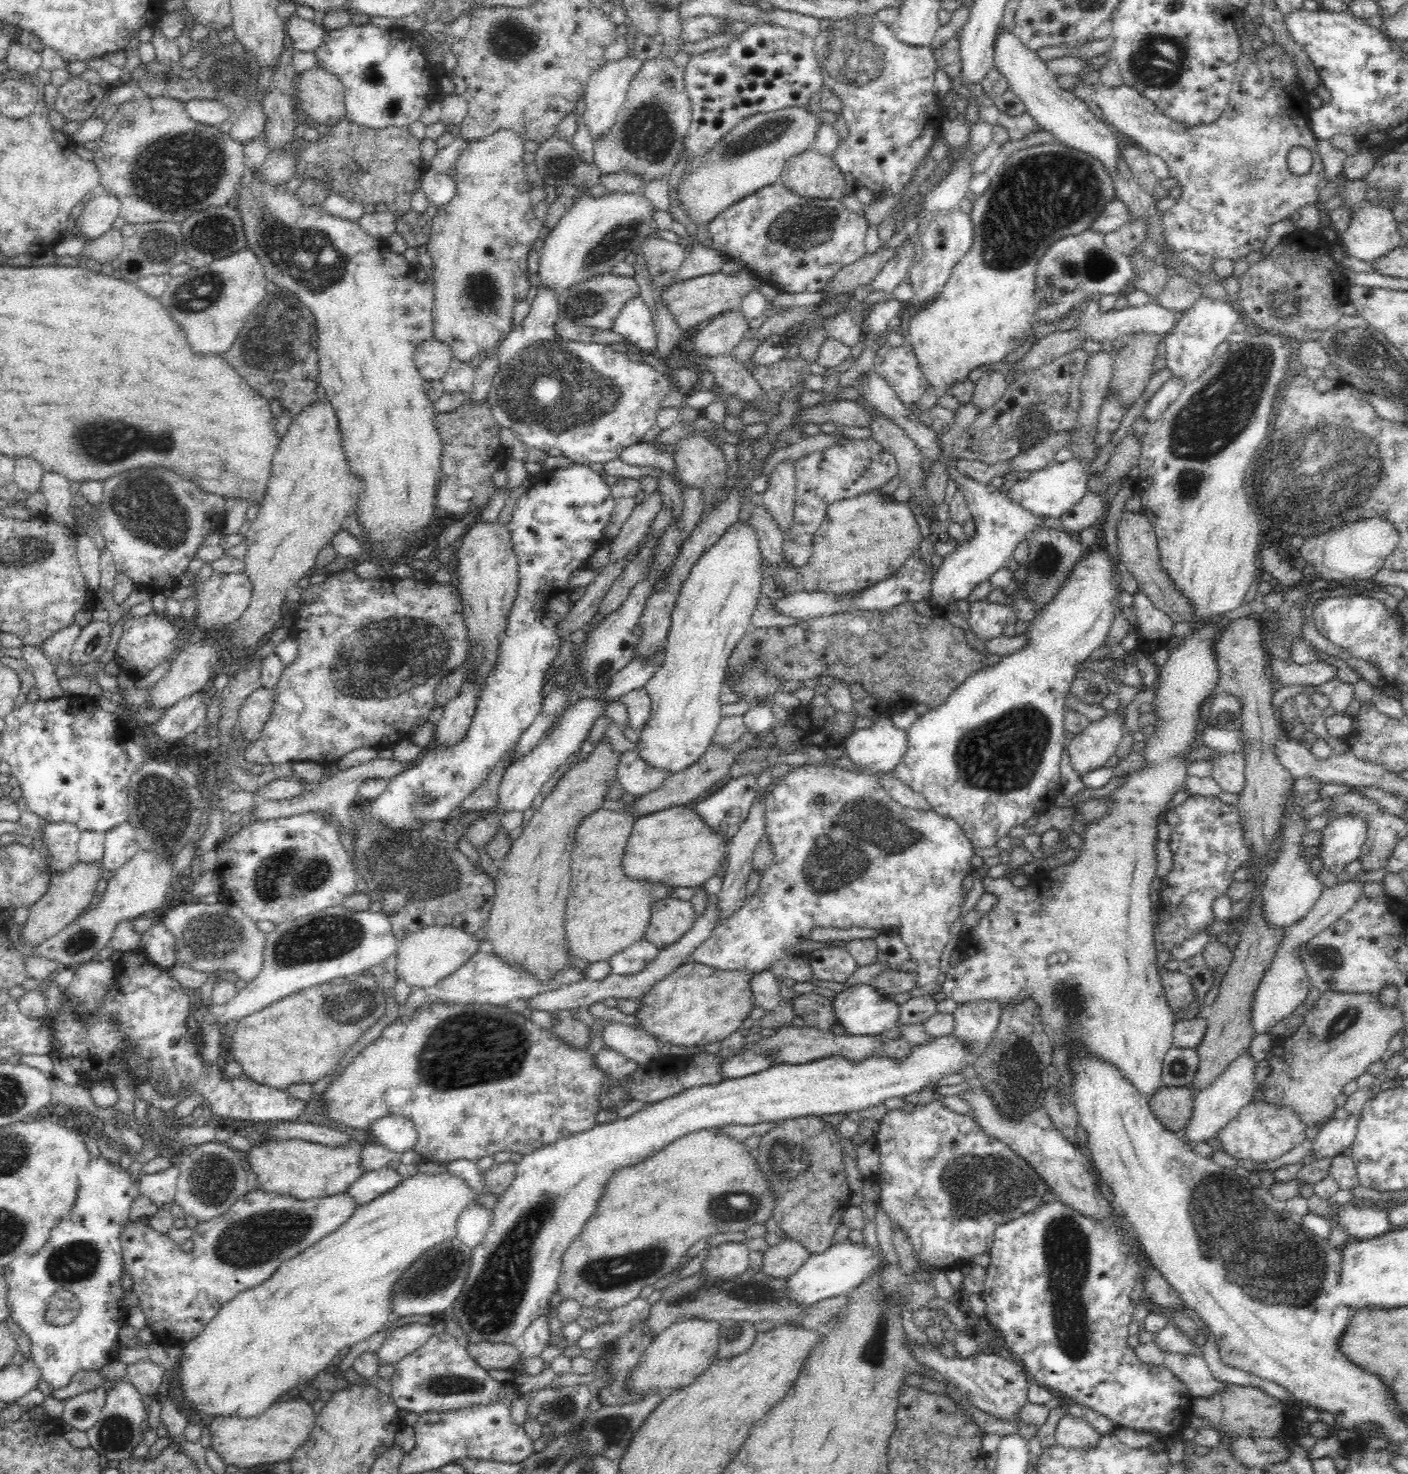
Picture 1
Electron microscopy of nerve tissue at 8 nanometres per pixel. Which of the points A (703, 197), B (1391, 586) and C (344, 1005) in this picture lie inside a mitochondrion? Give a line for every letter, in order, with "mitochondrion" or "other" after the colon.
A: other
B: other
C: mitochondrion

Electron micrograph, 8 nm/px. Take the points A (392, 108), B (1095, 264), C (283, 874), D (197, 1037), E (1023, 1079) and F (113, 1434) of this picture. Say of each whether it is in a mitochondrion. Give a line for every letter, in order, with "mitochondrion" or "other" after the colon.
A: mitochondrion
B: mitochondrion
C: mitochondrion
D: other
E: mitochondrion
F: mitochondrion

